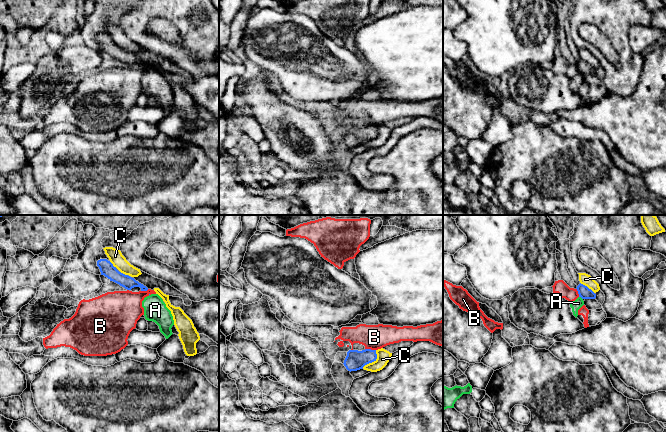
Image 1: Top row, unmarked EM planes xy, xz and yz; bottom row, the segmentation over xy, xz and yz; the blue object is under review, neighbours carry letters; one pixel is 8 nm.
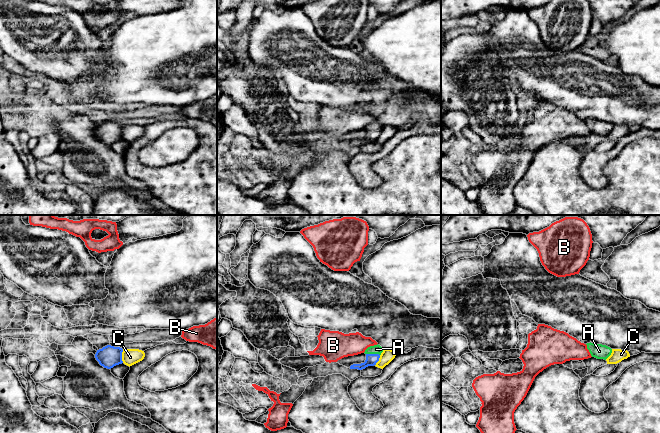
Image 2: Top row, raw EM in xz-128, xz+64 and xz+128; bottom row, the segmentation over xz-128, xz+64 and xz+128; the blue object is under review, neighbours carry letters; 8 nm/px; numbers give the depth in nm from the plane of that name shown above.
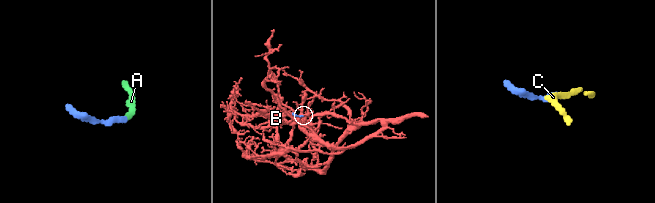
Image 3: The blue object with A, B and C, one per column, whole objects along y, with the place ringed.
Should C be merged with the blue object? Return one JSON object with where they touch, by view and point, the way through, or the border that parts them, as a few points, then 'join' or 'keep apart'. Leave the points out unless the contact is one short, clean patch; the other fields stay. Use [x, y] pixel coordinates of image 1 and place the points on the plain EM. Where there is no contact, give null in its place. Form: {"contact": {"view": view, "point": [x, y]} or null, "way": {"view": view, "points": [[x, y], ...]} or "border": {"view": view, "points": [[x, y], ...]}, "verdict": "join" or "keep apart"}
{"contact": {"view": "xz", "point": [373, 137]}, "verdict": "keep apart"}

